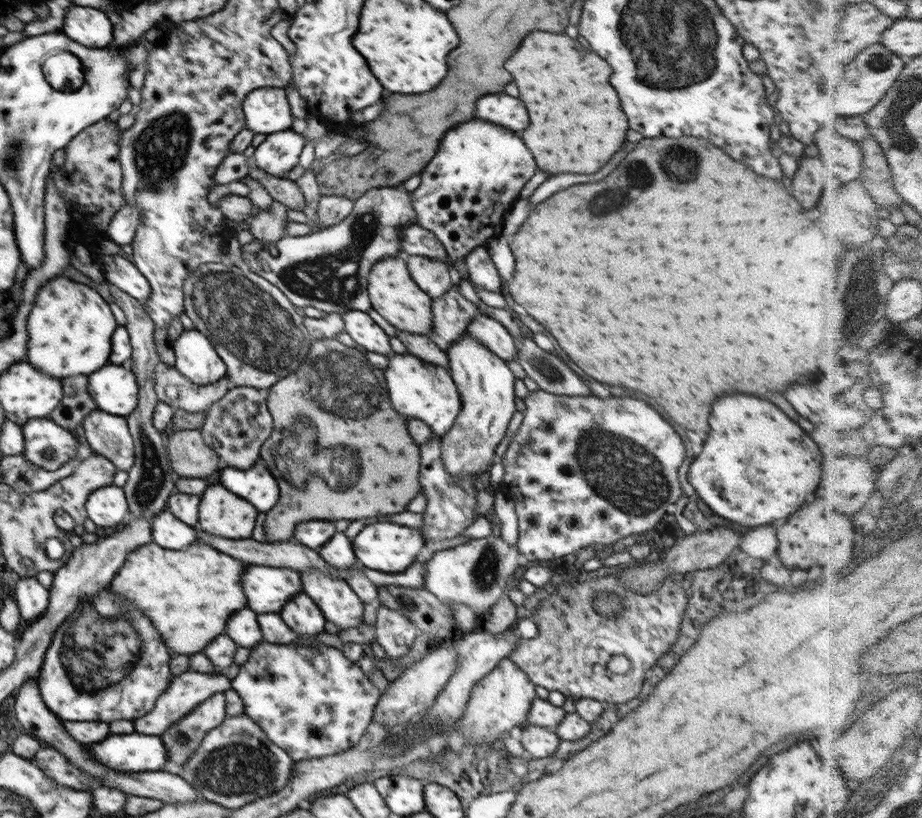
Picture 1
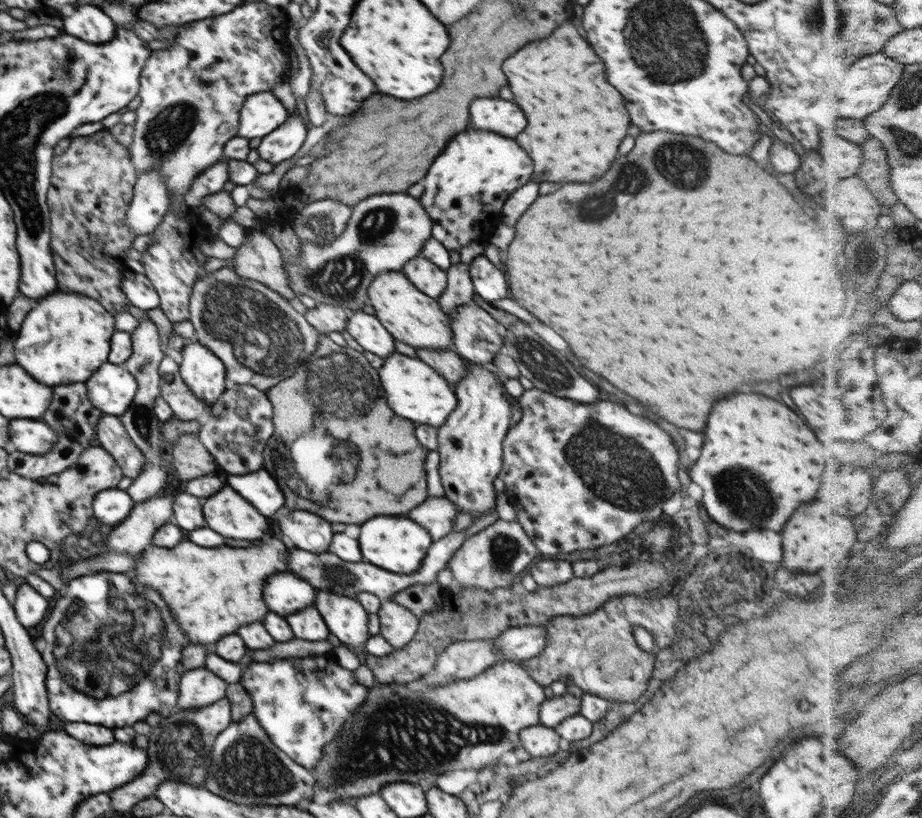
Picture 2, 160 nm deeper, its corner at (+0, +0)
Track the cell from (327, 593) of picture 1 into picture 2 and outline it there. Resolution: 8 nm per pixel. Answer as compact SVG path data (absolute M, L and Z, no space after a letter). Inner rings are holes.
M317 590L315 607L343 646L360 648L369 639L369 612L357 601L343 594Z

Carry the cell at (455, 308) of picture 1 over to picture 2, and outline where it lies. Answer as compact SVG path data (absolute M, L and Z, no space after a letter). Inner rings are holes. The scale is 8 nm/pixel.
M457 263L446 271L447 287L441 294L441 309L447 314L451 322L451 312L460 305L472 302L475 288L469 274L469 264Z

